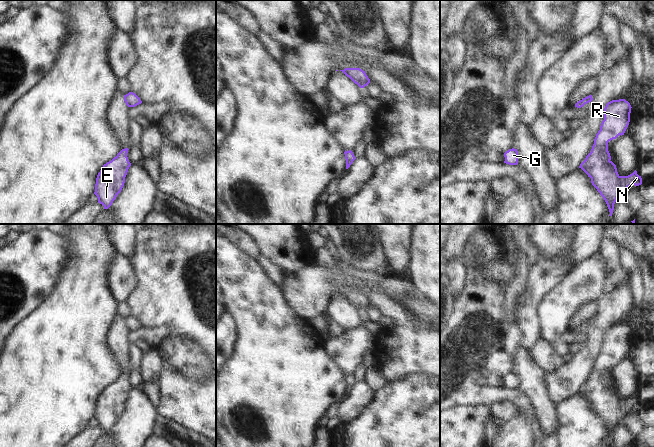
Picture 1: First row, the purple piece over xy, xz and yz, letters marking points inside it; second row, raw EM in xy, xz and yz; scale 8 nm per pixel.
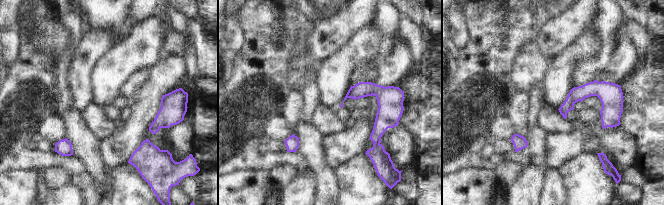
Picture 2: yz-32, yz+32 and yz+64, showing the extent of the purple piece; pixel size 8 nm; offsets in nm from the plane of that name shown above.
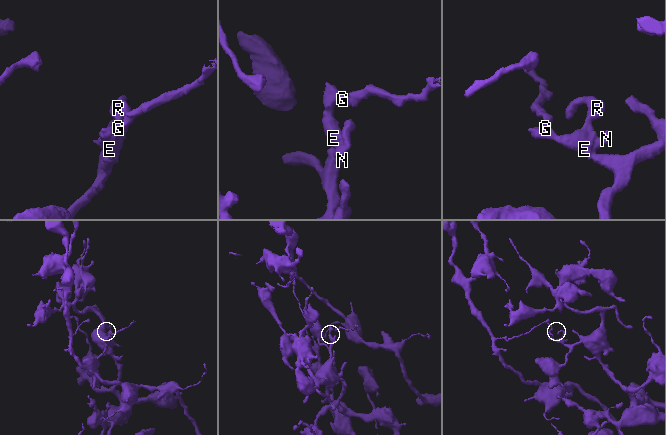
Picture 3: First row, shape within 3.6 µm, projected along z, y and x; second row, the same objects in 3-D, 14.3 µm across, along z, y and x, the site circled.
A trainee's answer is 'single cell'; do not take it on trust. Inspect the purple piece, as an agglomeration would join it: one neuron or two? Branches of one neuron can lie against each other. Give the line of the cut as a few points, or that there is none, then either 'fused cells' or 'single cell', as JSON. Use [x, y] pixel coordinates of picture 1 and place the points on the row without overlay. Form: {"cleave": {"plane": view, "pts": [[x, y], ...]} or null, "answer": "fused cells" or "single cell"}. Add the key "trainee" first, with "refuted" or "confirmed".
{"trainee": "confirmed", "cleave": null, "answer": "single cell"}

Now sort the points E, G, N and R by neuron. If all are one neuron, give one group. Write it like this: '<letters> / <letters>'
E G N R

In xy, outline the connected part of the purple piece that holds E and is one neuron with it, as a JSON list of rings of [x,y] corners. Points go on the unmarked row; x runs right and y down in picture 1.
[[[128,372],[122,373],[116,381],[103,389],[96,402],[94,418],[98,427],[108,433],[121,416],[131,387],[128,384]]]

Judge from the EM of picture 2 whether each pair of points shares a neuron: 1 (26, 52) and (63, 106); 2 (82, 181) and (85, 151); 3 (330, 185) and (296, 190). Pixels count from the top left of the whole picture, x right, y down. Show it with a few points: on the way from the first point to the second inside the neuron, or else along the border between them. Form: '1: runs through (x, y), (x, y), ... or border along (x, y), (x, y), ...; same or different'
1: border along (58, 77), (60, 100), (55, 111); different
2: border along (73, 154), (83, 163), (95, 186); different
3: border along (308, 167), (315, 171), (316, 194); different

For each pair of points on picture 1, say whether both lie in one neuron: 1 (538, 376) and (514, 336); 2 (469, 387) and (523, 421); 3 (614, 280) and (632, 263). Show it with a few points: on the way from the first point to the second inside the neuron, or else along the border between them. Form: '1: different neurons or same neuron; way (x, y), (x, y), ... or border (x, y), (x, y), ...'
1: different neurons; border (522, 348), (513, 360)
2: different neurons; border (518, 412), (536, 416)
3: different neurons; border (621, 248), (621, 265), (628, 274), (630, 281)

